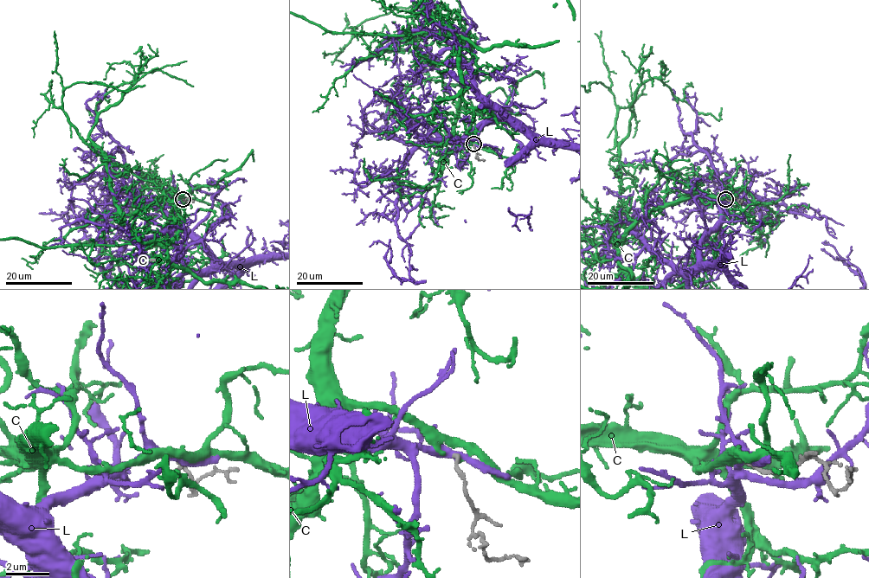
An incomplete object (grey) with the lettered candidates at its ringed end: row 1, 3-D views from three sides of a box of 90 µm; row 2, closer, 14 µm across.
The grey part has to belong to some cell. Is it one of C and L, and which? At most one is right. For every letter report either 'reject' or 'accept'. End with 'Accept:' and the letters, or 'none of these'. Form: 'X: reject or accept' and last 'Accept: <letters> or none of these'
C: reject
L: reject
Accept: none of these

